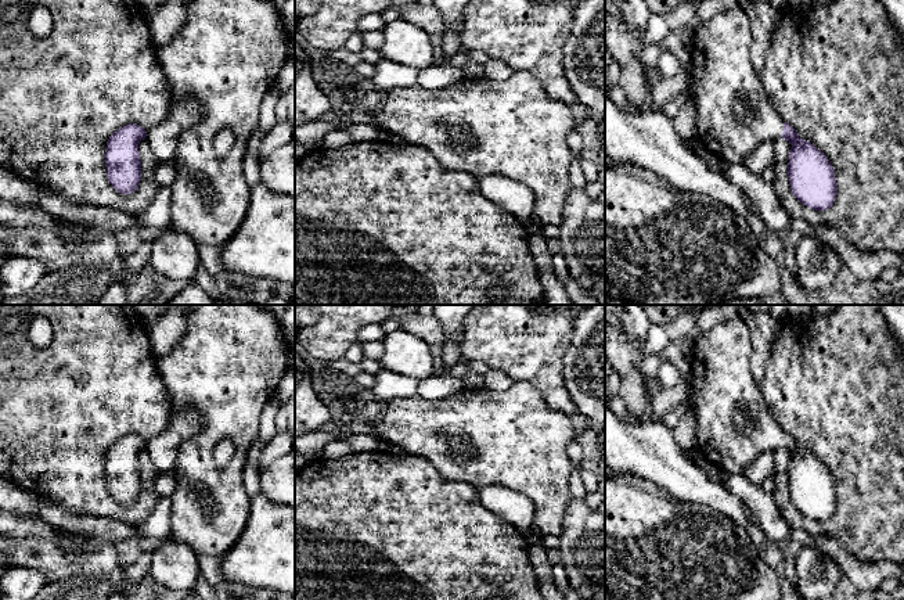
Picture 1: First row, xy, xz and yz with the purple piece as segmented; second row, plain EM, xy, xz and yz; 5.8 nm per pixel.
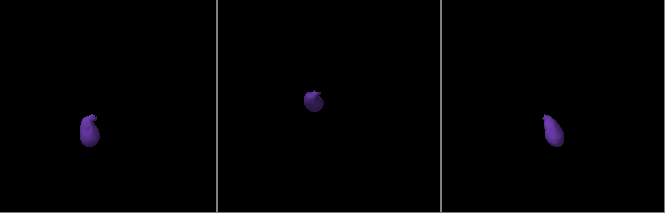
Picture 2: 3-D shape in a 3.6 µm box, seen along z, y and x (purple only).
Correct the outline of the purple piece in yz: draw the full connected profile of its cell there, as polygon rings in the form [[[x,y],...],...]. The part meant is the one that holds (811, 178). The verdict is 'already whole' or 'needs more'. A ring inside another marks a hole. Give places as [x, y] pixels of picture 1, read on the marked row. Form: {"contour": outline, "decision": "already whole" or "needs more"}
{"contour": [[[739,6],[716,14],[694,33],[689,93],[698,114],[695,140],[724,164],[745,165],[745,159],[759,144],[785,139],[792,144],[788,176],[793,195],[811,209],[829,209],[838,195],[835,169],[826,155],[810,141],[800,139],[771,105],[761,75],[750,58],[752,42],[749,17]]], "decision": "needs more"}

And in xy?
{"contour": [[[129,123],[114,132],[107,143],[105,165],[108,182],[120,194],[132,194],[141,180],[138,143],[147,132],[137,123]]], "decision": "already whole"}

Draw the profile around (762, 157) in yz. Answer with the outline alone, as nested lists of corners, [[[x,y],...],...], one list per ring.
[[[774,141],[759,144],[745,159],[745,166],[756,175],[760,175],[768,166],[774,166]]]

